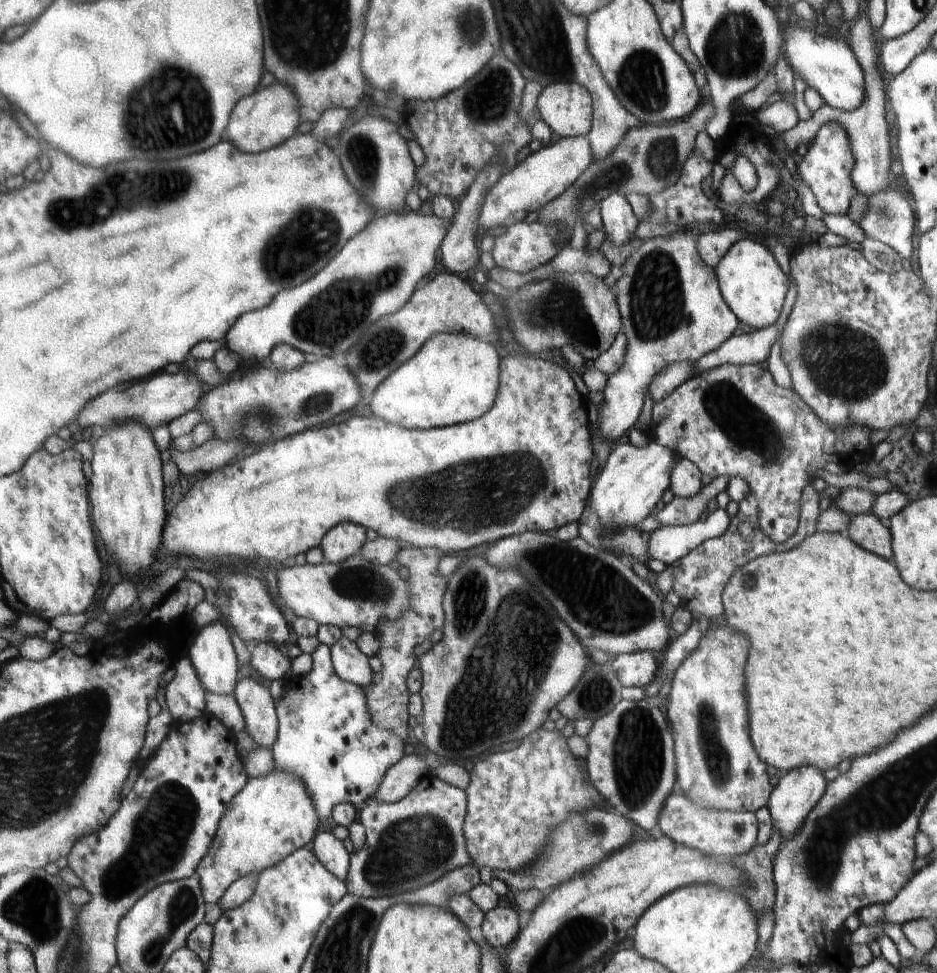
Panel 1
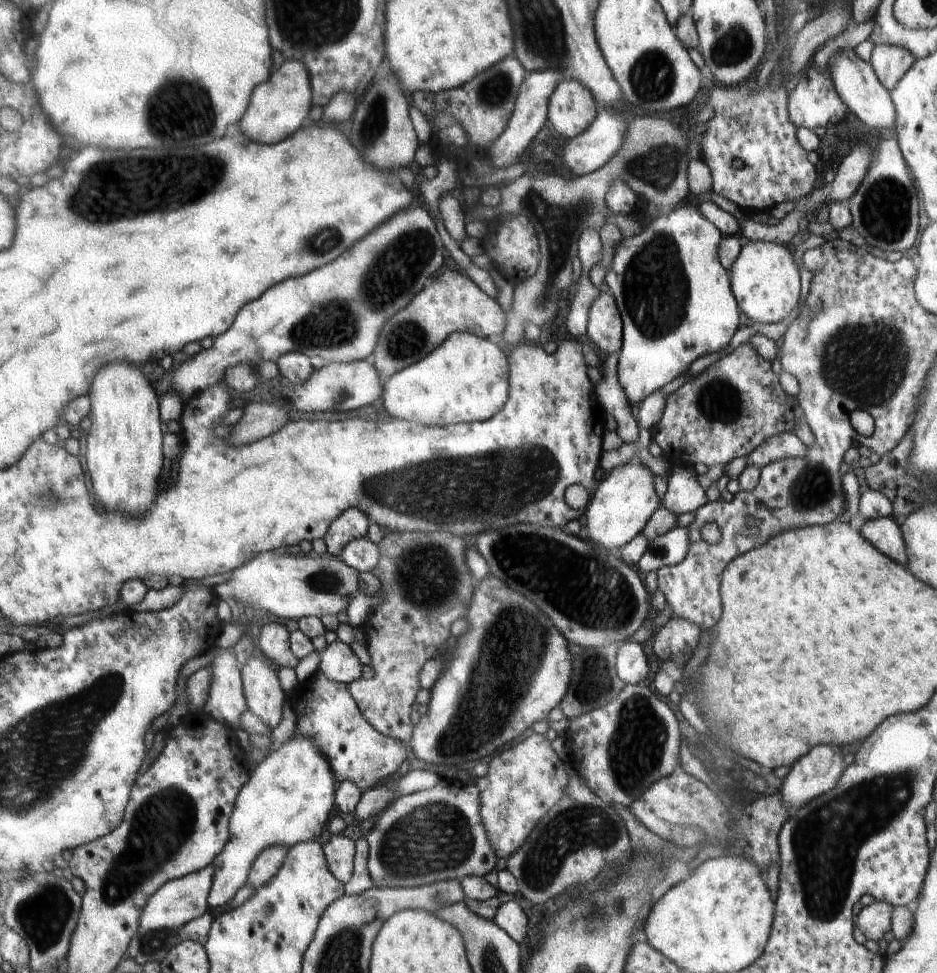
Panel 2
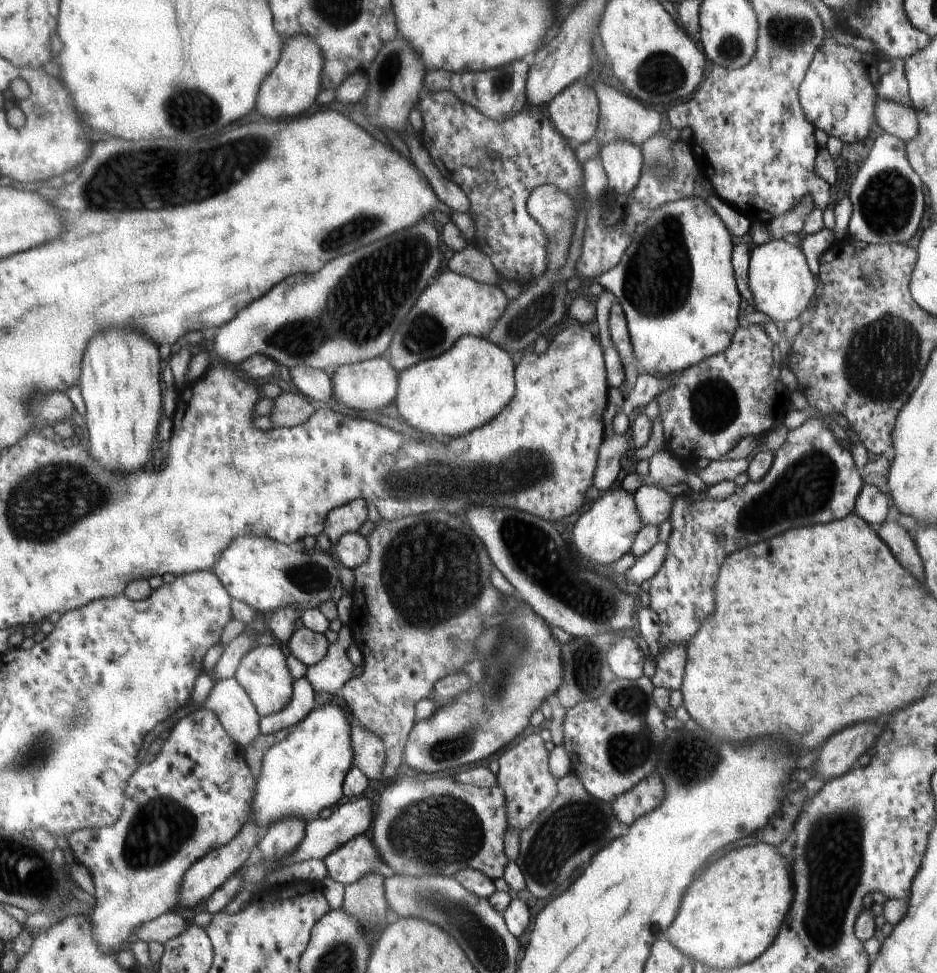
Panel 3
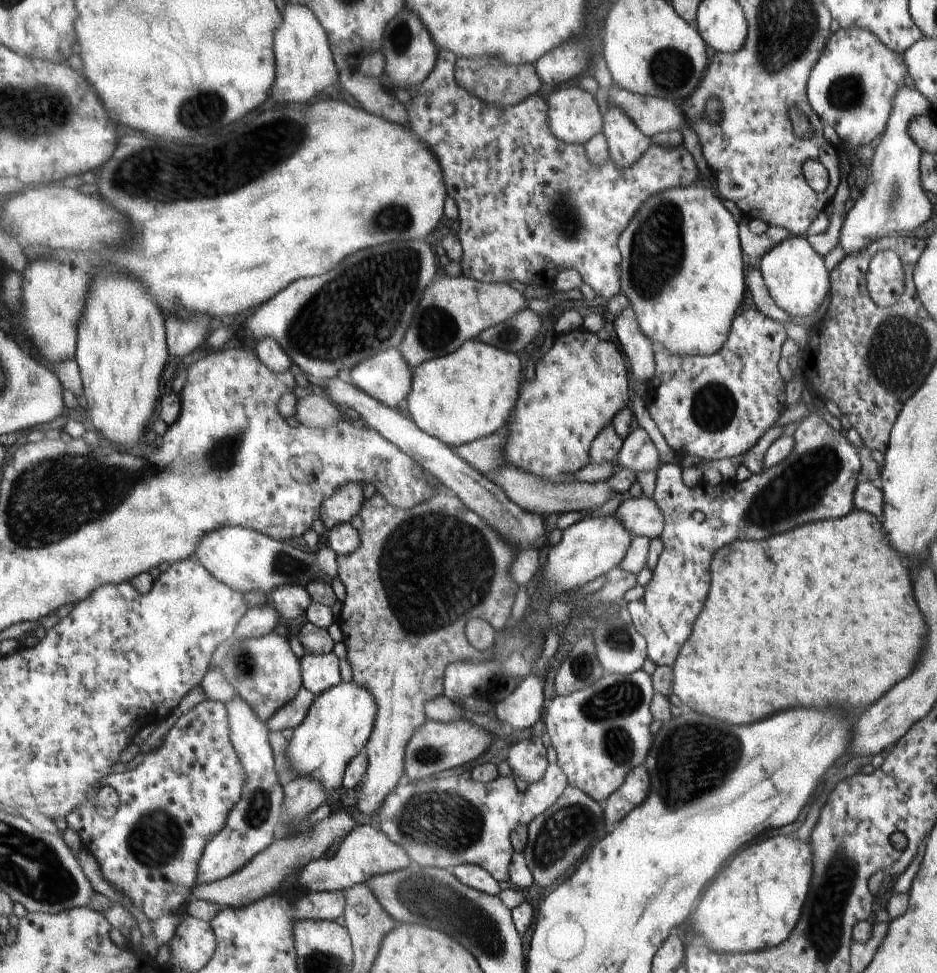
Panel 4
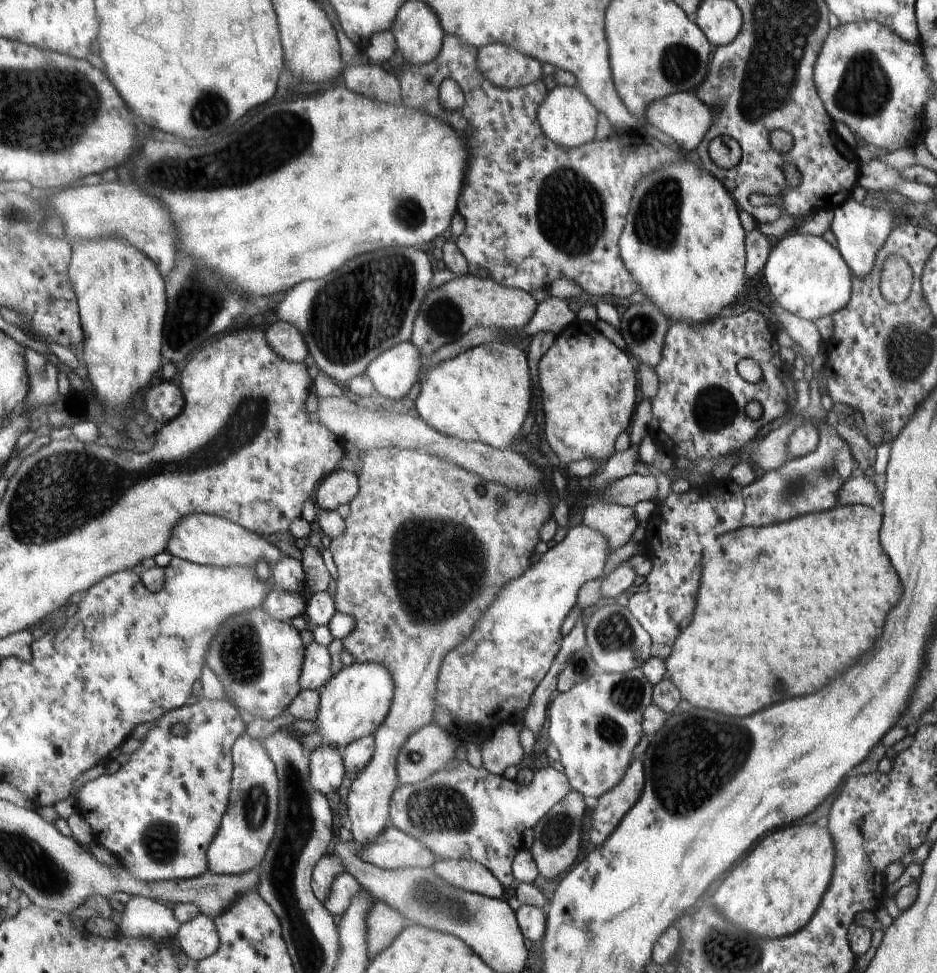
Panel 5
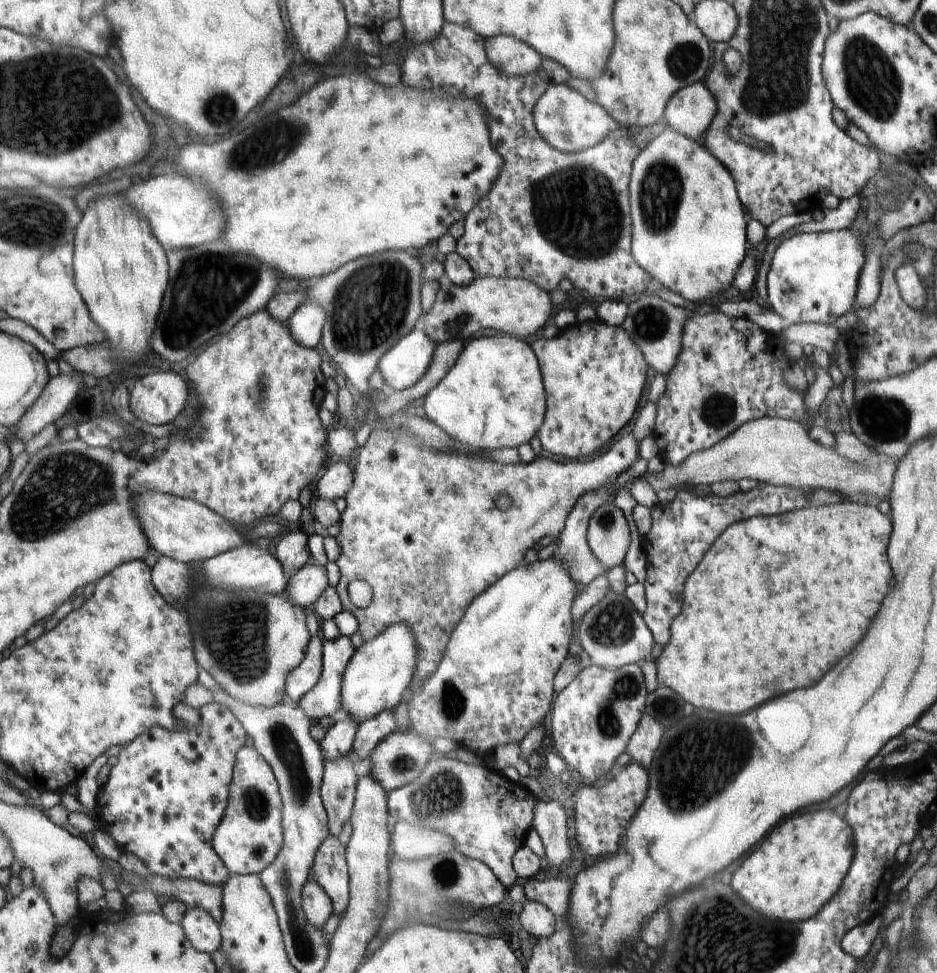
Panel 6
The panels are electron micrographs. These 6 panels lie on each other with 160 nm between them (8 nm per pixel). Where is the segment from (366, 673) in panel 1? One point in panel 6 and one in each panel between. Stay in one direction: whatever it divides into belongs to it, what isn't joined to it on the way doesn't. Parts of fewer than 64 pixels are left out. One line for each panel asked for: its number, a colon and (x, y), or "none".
2: (338, 662)
3: (329, 675)
4: (320, 672)
5: (317, 672)
6: (305, 676)

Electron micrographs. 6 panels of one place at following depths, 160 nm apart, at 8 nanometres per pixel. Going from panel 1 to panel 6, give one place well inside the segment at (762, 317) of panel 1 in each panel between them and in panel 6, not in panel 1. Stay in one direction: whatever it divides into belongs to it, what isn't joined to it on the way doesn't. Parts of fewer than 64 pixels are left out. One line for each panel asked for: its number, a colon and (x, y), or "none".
2: (765, 282)
3: (779, 279)
4: (794, 274)
5: (807, 276)
6: (813, 278)

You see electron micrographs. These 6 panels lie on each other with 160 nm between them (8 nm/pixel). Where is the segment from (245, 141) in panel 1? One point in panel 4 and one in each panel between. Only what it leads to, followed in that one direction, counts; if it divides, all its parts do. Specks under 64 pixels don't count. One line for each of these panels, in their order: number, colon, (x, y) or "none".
2: (277, 109)
3: (291, 90)
4: (305, 66)

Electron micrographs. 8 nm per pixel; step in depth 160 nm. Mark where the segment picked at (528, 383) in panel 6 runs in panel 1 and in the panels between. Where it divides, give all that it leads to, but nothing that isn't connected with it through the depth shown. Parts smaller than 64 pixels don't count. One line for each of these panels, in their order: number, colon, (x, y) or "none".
1: (456, 380)
2: (466, 380)
3: (451, 395)
4: (471, 393)
5: (482, 395)

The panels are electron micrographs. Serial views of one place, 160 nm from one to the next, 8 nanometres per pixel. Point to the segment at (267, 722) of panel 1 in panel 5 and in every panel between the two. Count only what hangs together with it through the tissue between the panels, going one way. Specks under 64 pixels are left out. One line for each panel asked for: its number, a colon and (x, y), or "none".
2: (264, 697)
3: (263, 673)
4: (263, 671)
5: (258, 658)

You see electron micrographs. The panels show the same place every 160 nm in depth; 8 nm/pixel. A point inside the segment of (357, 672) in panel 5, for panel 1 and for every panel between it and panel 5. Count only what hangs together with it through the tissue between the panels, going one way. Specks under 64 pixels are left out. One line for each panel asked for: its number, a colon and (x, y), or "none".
1: (274, 815)
2: (287, 801)
3: (301, 775)
4: (338, 726)

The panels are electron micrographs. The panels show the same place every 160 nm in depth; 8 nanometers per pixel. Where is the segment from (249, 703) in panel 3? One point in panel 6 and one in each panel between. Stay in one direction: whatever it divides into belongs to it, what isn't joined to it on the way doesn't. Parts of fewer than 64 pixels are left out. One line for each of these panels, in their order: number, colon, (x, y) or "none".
4: (250, 825)
5: (247, 827)
6: (250, 835)

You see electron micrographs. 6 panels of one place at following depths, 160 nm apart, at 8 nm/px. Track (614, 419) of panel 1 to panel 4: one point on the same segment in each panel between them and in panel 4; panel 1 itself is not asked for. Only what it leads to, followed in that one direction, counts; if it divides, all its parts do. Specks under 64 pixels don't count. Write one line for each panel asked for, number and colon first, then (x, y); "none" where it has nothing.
2: (674, 293)
3: (676, 282)
4: (682, 270)

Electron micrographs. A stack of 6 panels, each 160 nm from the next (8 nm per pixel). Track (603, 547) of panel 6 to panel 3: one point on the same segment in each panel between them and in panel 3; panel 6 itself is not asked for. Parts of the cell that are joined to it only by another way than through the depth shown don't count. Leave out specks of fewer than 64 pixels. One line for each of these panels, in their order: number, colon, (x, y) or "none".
3: (655, 504)
4: (641, 515)
5: (617, 523)

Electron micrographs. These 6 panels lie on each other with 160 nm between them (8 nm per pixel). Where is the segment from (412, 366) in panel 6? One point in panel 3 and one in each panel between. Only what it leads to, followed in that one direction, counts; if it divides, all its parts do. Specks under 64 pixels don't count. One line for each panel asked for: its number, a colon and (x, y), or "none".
3: (372, 384)
4: (386, 376)
5: (393, 373)

